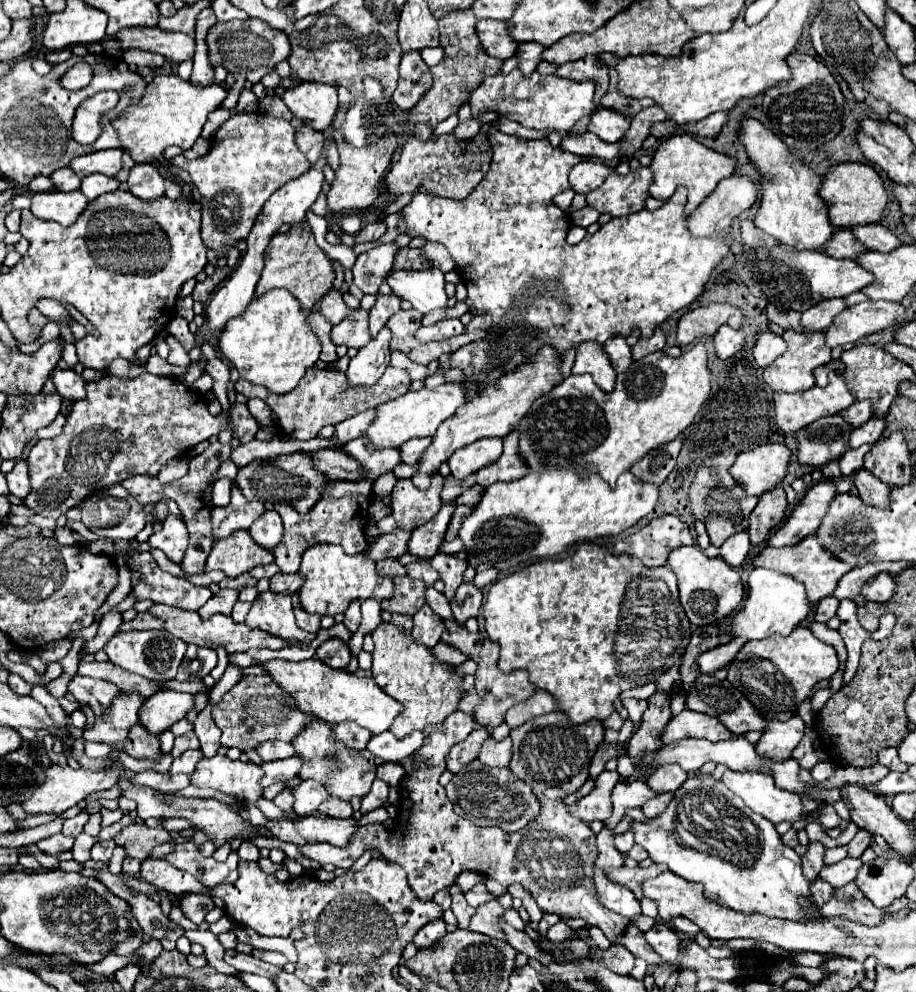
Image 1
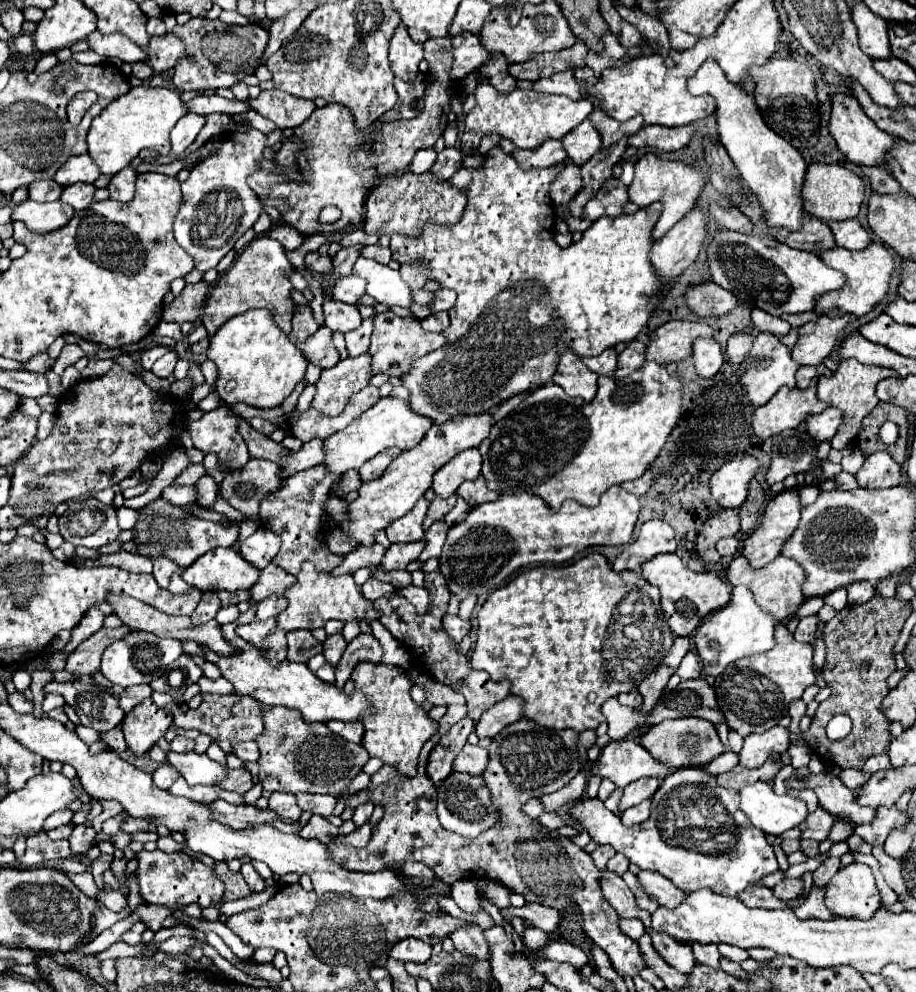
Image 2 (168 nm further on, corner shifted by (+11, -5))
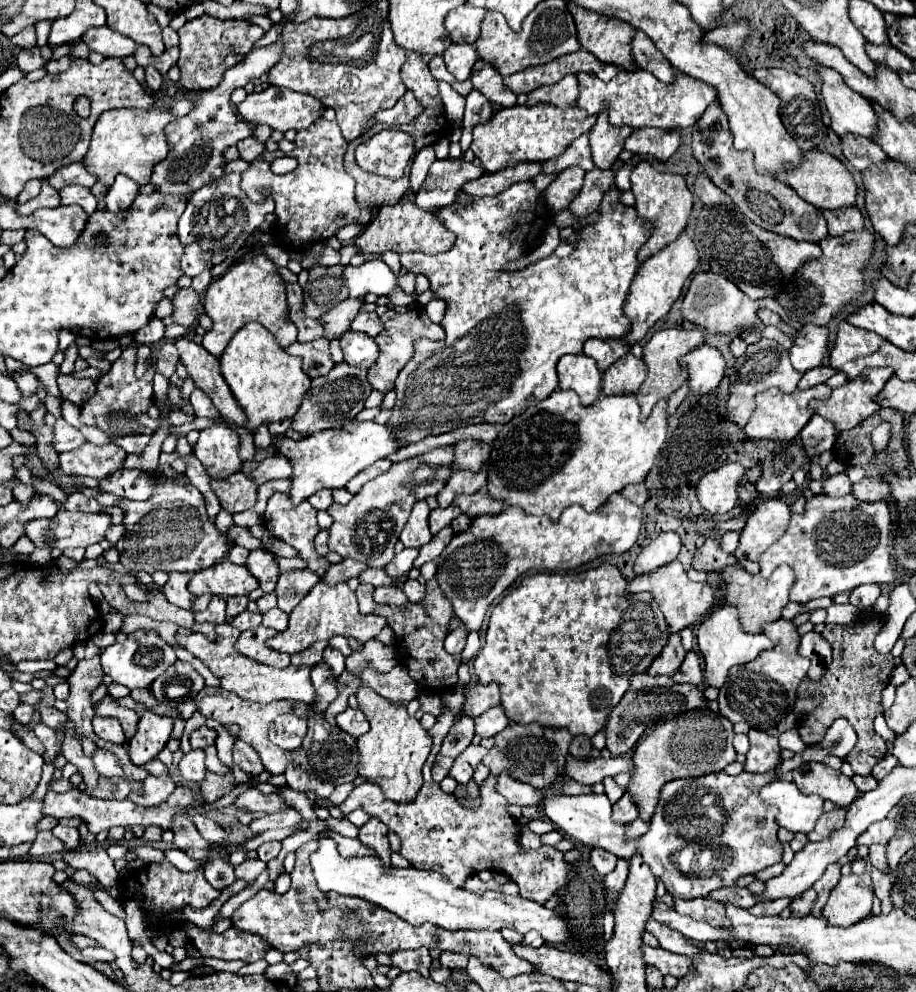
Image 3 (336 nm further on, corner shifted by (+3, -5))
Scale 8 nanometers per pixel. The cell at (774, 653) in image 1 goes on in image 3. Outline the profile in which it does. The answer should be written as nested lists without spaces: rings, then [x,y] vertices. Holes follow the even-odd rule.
[[[780,618],[768,624],[768,628],[764,628],[764,634],[776,642],[776,648],[762,652],[756,660],[748,664],[732,668],[718,696],[718,706],[722,716],[726,716],[732,724],[746,722],[750,728],[756,730],[776,728],[776,724],[792,712],[794,702],[798,698],[796,690],[804,682],[806,672],[810,668],[808,658],[798,654],[800,636],[790,620]]]

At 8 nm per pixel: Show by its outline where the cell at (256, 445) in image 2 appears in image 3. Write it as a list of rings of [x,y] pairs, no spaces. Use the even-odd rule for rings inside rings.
[[[180,338],[174,344],[178,348],[180,362],[186,366],[188,374],[194,378],[194,384],[212,398],[220,416],[238,428],[246,428],[244,410],[240,408],[240,404],[236,404],[232,390],[220,376],[218,358],[206,352],[192,338]]]

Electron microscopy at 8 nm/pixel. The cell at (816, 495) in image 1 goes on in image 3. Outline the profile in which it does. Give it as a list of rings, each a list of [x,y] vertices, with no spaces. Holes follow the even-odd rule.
[[[768,498],[756,506],[756,510],[746,520],[746,526],[740,534],[740,548],[736,548],[734,556],[740,566],[744,566],[750,574],[760,570],[760,556],[780,540],[790,522],[790,504],[782,498]]]

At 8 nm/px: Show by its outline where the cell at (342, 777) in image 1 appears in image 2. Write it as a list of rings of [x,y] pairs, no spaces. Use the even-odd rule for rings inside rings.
[[[264,708],[264,732],[256,738],[260,748],[258,780],[268,792],[310,792],[340,794],[350,780],[362,772],[368,752],[360,744],[352,744],[336,736],[326,724],[306,724],[294,708]],[[286,736],[286,740],[282,740]]]

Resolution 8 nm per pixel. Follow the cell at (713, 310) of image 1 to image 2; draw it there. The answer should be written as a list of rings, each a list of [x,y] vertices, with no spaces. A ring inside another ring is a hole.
[[[672,320],[656,328],[650,334],[650,344],[646,346],[646,360],[666,366],[668,362],[680,362],[692,354],[692,342],[696,338],[710,338],[714,330],[704,322]]]

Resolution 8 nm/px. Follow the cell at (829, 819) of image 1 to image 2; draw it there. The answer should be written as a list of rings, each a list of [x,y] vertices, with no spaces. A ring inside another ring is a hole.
[[[818,808],[816,812],[810,812],[808,818],[798,828],[802,832],[802,838],[812,838],[816,842],[822,842],[828,836],[832,824],[834,824],[834,816],[824,808]]]

